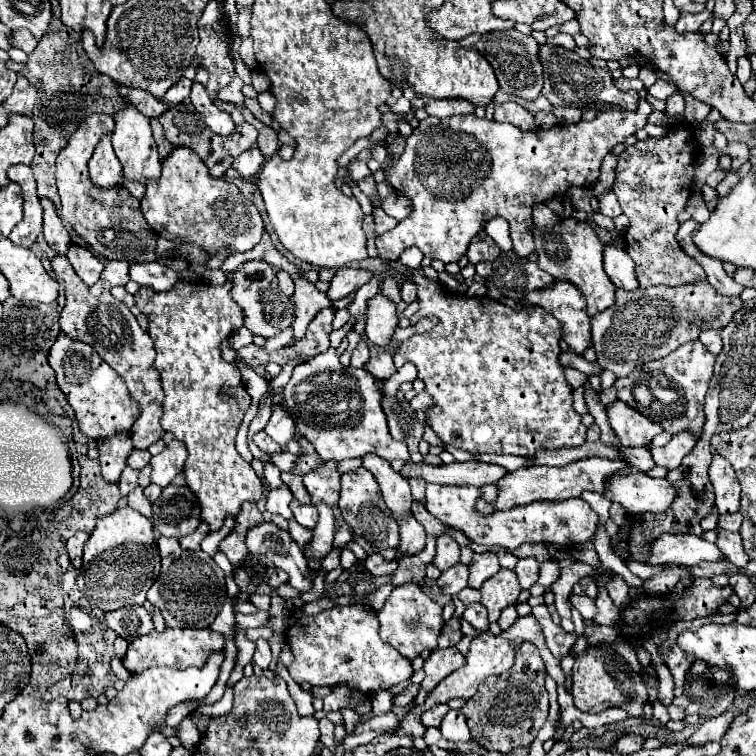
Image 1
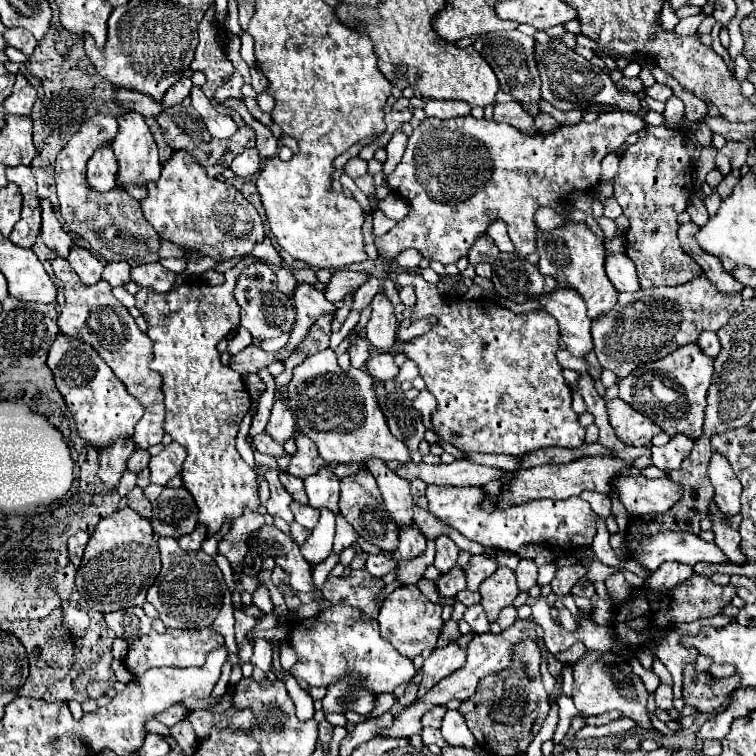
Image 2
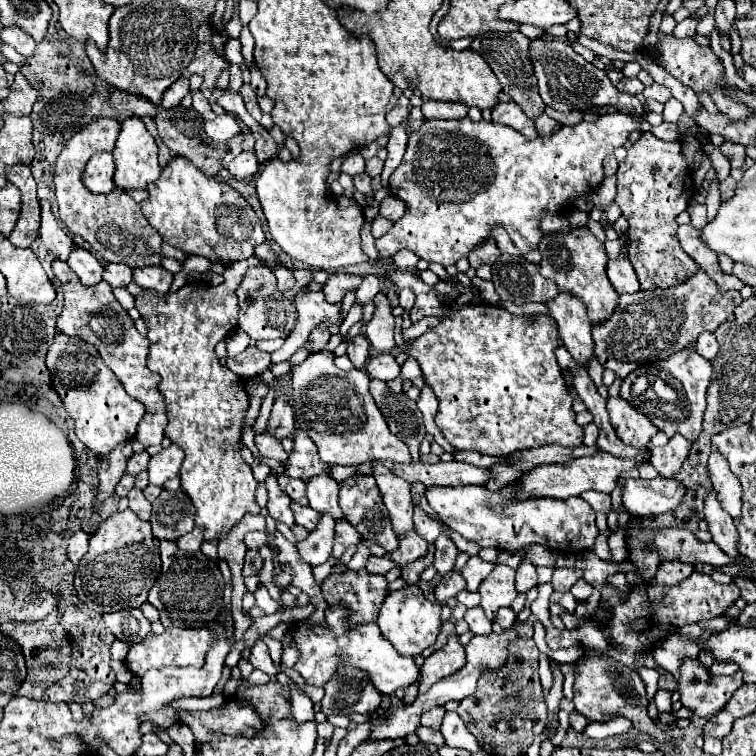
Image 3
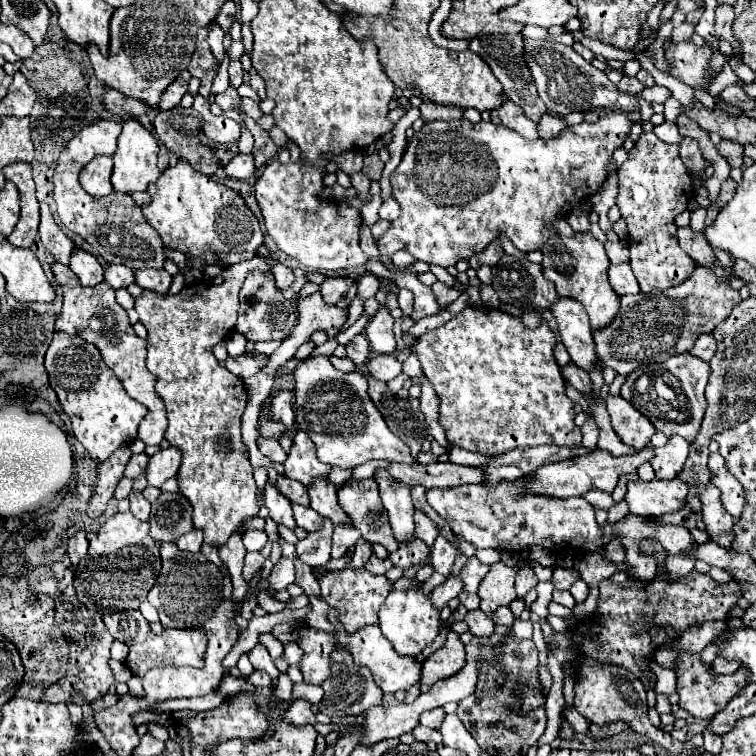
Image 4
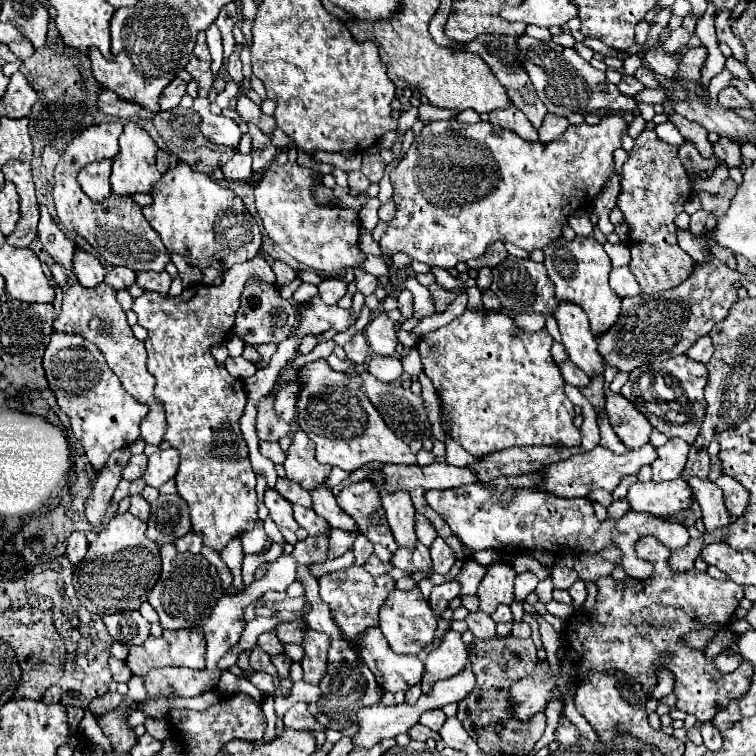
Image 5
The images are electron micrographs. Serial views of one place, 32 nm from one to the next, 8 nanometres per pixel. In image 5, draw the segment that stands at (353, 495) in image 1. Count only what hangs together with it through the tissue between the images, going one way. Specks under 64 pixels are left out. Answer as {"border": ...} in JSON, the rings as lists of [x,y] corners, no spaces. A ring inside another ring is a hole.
{"border":[[[372,482],[350,484],[338,494],[338,506],[356,520],[360,532],[374,544],[382,544],[390,552],[396,552],[396,542],[392,538],[390,526],[386,522],[386,514],[380,502],[380,494]]]}

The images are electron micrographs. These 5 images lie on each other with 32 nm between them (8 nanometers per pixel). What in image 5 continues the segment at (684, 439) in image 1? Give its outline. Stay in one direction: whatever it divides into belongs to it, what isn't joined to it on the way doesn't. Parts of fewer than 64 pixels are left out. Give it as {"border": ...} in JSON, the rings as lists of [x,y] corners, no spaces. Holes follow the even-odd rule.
{"border":[[[670,438],[664,446],[660,446],[656,450],[658,460],[652,462],[652,482],[666,482],[666,480],[680,478],[686,464],[688,450],[690,446],[680,438]]]}

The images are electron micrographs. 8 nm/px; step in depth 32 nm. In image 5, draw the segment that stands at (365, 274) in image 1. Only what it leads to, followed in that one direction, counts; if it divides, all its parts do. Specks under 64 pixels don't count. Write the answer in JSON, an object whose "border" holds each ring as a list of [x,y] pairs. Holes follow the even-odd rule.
{"border":[[[330,278],[330,280],[324,280],[320,282],[318,286],[318,296],[326,302],[326,304],[336,304],[348,290],[348,284],[344,280],[336,280],[336,278]]]}

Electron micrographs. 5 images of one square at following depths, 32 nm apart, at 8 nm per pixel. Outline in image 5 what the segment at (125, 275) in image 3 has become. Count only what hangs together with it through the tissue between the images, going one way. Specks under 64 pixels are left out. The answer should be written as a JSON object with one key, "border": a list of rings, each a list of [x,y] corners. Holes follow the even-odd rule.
{"border":[[[114,266],[106,272],[106,278],[104,278],[114,290],[128,290],[134,280],[136,280],[136,272],[132,272],[130,268],[124,268],[124,266]]]}

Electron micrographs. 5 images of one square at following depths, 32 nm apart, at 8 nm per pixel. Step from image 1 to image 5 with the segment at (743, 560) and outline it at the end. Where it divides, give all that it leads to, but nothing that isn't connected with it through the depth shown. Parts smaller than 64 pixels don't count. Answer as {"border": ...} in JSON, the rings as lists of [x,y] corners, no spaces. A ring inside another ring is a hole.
{"border":[[[688,478],[688,484],[694,488],[694,496],[702,508],[702,520],[706,524],[706,530],[712,532],[720,526],[728,526],[730,516],[724,506],[722,490],[714,482],[704,478]]]}

